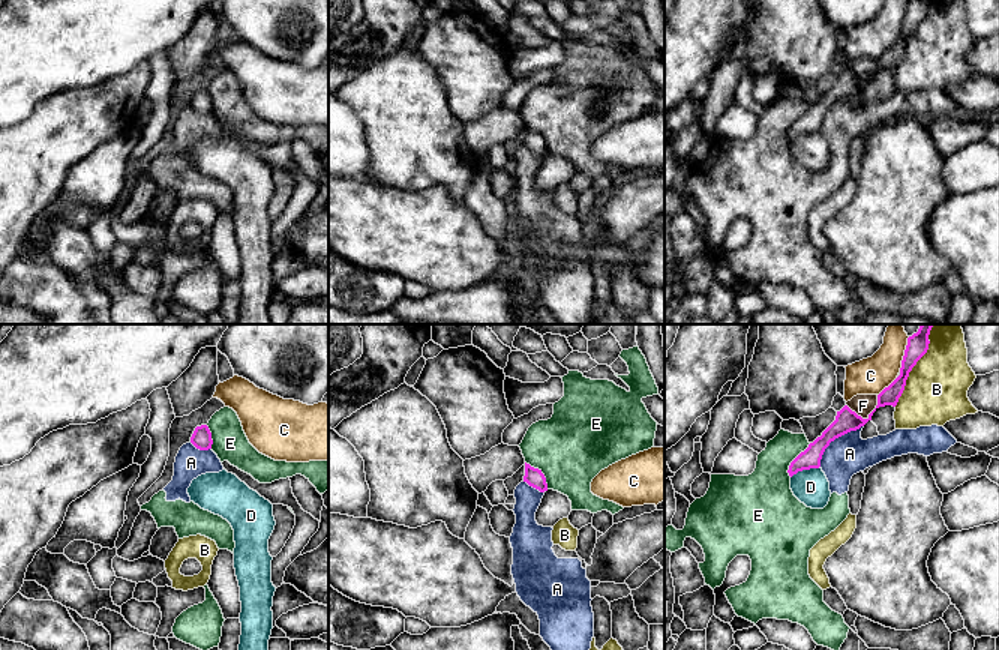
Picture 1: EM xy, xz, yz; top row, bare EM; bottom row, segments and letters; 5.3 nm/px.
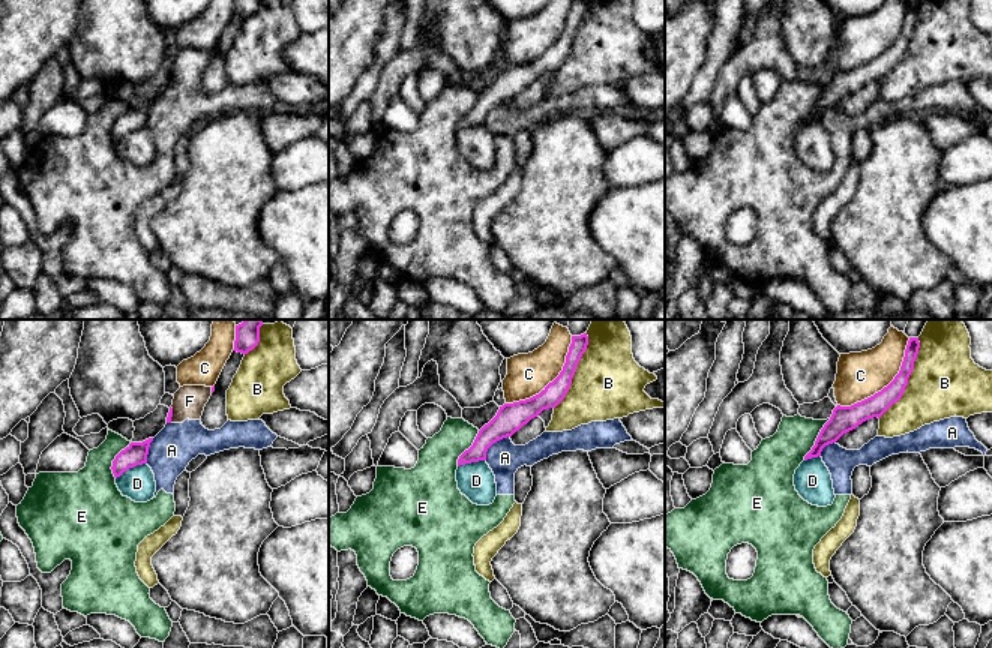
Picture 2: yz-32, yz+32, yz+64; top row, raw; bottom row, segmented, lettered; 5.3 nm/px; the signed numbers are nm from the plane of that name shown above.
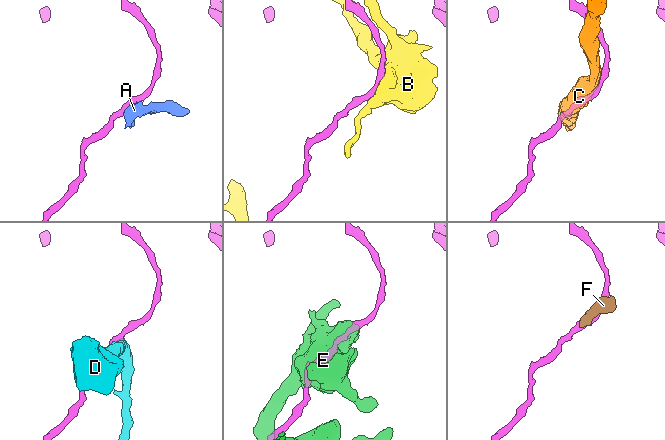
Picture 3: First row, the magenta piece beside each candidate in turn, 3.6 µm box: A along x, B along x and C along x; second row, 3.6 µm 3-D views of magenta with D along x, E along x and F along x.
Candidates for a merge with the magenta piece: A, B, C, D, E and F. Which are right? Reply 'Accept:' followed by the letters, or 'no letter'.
Accept: no letter

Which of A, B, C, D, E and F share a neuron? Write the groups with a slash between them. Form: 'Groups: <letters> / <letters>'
Groups: A E F / B / C / D

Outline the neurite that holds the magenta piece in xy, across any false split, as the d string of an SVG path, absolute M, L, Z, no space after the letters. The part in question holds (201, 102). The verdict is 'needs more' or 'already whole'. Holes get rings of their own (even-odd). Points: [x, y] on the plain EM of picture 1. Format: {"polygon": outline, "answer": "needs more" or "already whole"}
{"polygon": "M207 89L196 90L190 101L190 107L200 114L212 113L213 104L208 90Z", "answer": "already whole"}

